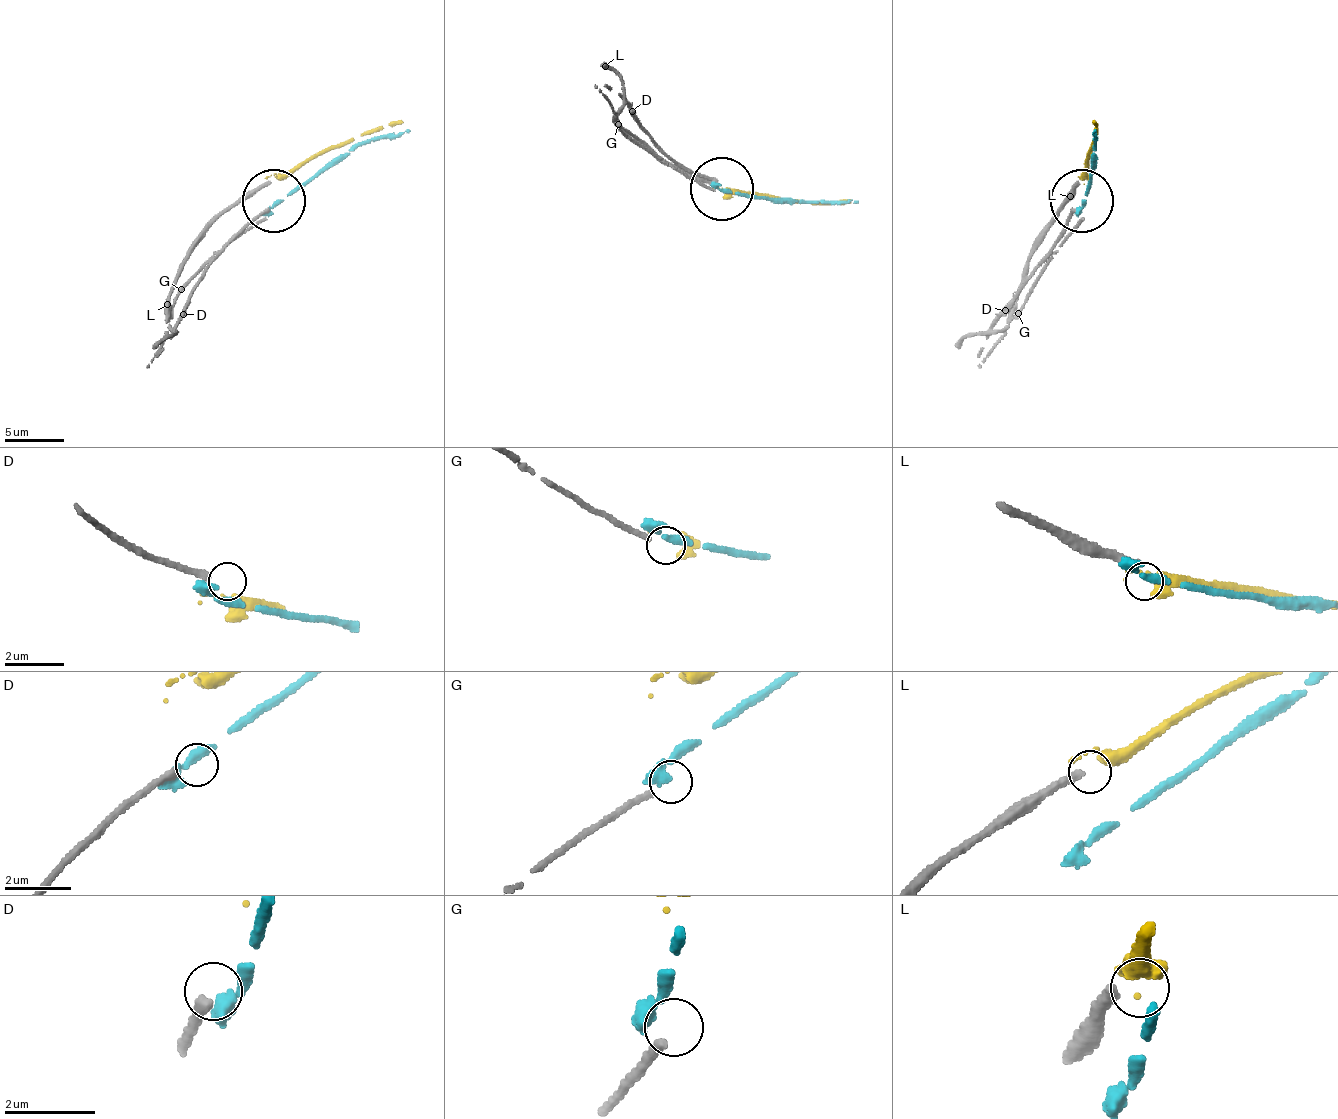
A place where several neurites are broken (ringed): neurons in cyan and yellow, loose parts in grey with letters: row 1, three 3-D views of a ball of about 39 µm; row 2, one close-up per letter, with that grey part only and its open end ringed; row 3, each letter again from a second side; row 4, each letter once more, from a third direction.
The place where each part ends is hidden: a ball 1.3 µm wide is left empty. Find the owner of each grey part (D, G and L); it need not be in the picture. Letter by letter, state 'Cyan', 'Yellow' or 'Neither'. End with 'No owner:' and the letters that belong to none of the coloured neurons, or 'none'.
D: Neither
G: Neither
L: Yellow
No owner: D, G

